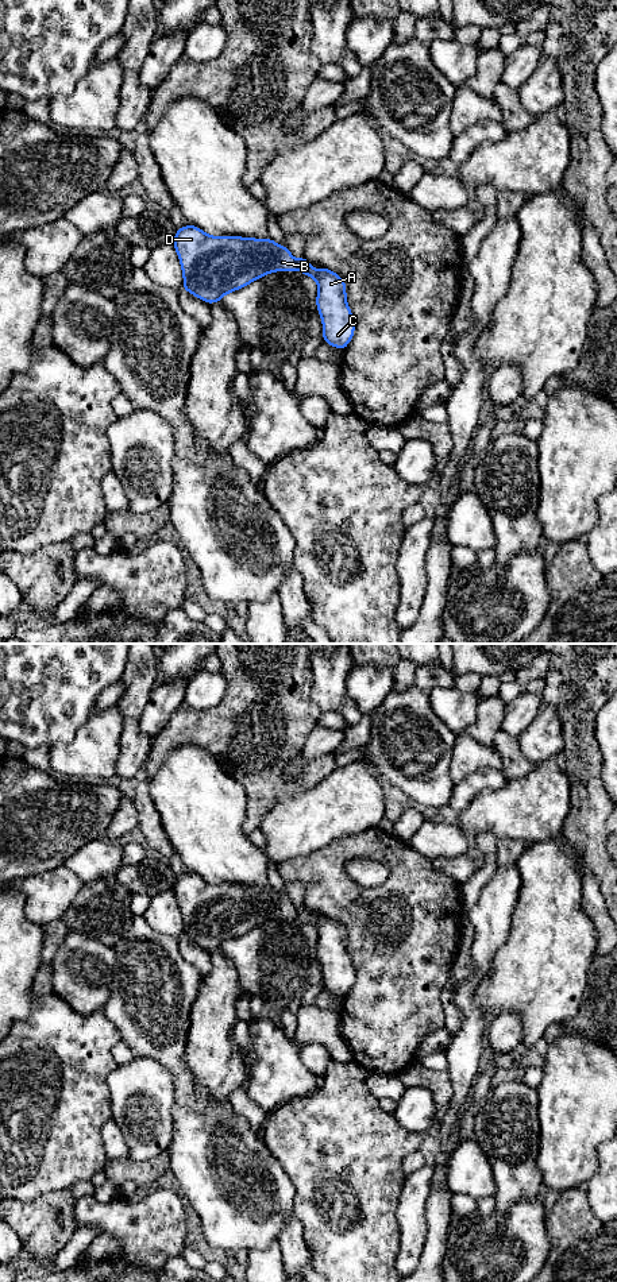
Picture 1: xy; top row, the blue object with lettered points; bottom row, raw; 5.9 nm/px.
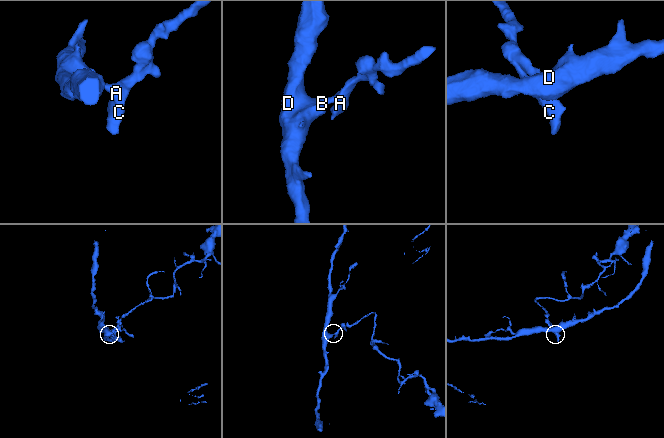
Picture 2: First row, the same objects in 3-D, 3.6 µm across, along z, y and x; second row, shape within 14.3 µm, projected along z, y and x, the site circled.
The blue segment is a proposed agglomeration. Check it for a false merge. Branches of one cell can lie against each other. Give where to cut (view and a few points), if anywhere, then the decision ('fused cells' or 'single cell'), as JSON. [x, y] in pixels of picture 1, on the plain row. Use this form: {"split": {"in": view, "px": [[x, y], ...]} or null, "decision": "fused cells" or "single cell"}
{"split": {"in": "xy", "px": [[296, 908], [297, 916]]}, "decision": "fused cells"}

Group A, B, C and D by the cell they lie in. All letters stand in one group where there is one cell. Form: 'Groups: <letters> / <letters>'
Groups: A C / B D

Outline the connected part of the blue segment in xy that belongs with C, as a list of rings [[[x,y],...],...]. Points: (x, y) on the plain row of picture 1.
[[[305,904],[297,908],[297,918],[317,930],[316,953],[323,969],[321,988],[344,999],[355,981],[355,974],[343,926],[323,914],[312,918],[311,908]]]

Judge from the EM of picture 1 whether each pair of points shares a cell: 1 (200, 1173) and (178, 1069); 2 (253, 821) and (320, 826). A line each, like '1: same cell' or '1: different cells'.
1: same cell
2: different cells

